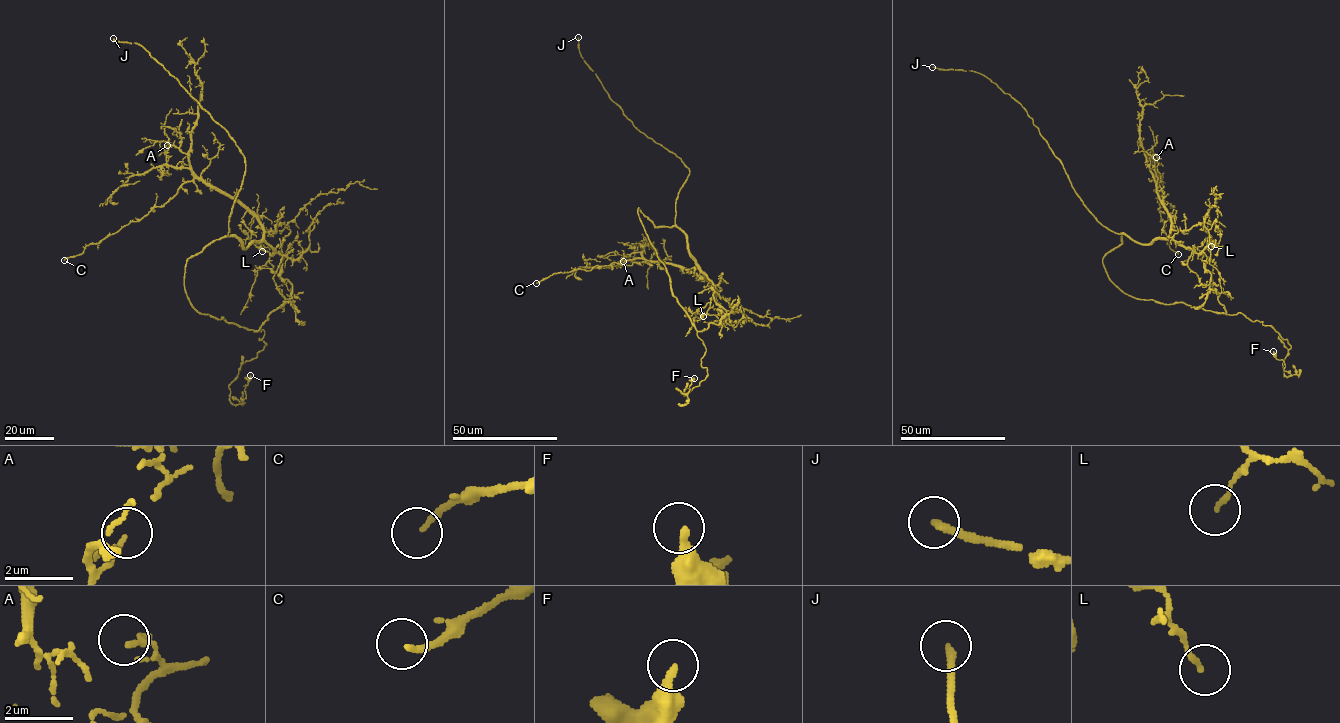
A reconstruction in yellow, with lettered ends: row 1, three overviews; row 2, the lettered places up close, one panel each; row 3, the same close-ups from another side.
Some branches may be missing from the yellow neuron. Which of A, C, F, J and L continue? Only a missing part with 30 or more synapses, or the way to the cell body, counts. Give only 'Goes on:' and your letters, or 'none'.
Goes on: J

